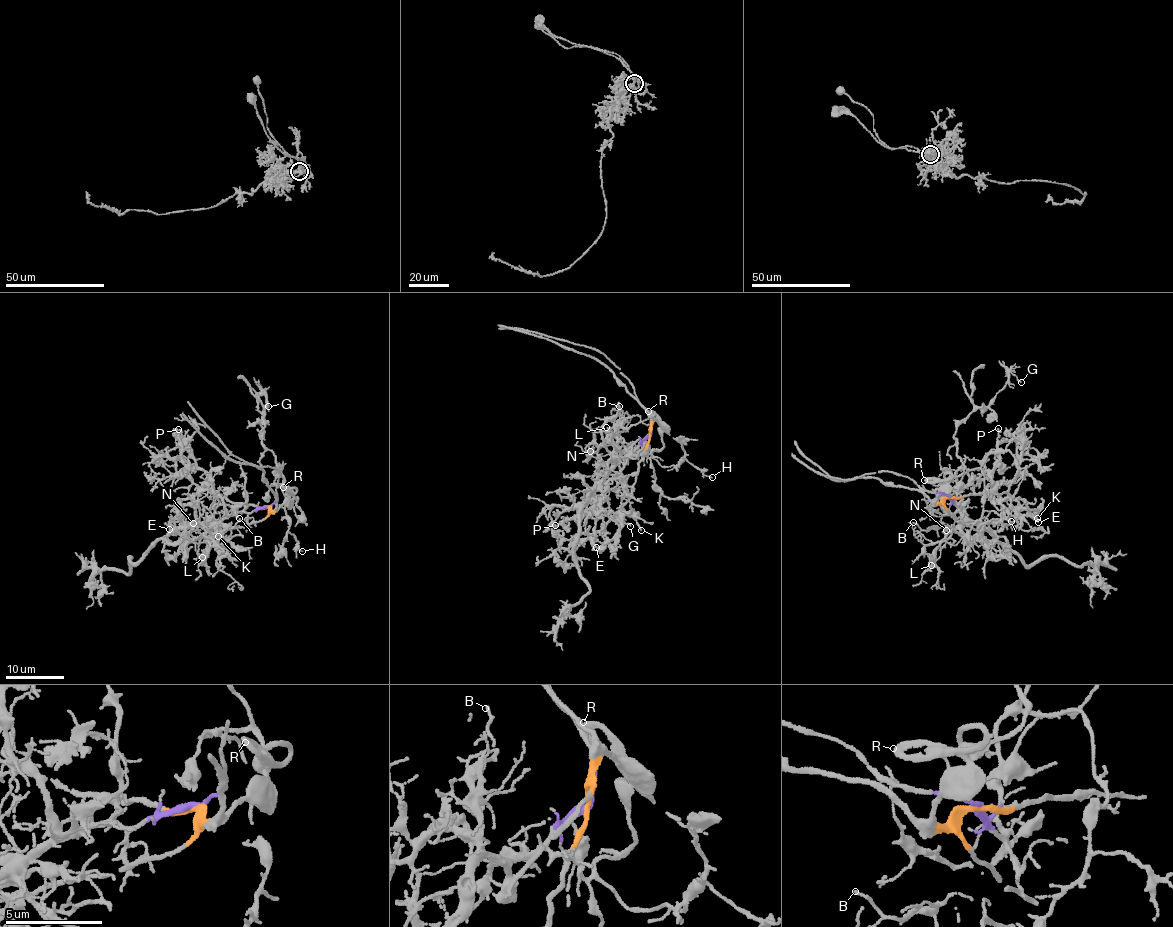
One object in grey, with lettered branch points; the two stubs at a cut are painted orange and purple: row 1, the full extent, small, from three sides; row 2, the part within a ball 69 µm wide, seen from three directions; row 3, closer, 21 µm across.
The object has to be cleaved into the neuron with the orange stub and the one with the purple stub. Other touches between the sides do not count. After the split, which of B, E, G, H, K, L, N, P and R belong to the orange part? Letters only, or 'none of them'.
E, G, H, K, P, R

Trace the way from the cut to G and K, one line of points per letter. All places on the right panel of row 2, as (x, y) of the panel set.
G: (949, 497), (936, 498), (963, 468), (956, 454), (956, 426), (987, 407), (1011, 373), (1021, 382)
K: (949, 497), (1008, 493), (1014, 508), (1021, 514), (1038, 517)

